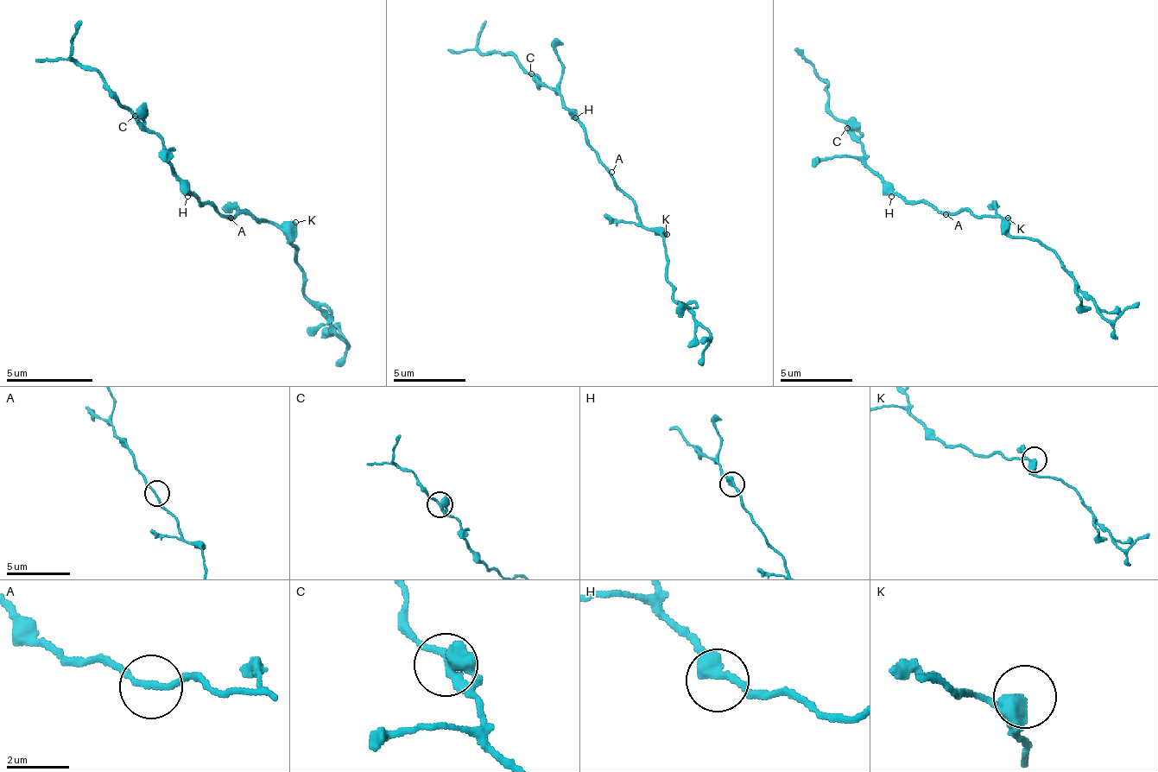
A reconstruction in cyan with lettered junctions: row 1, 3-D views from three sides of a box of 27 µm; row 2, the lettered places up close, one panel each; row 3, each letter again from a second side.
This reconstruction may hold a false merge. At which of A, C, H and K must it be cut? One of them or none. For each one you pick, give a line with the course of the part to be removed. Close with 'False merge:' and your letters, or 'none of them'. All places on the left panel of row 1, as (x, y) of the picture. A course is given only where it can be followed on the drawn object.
False merge: none of them

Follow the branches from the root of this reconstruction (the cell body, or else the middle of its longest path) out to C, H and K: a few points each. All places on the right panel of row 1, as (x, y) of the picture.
C: (946, 211), (902, 199), (866, 163), (862, 145), (848, 127)
H: (946, 211), (891, 196)
K: (946, 211), (950, 214), (968, 211), (975, 218), (1008, 218)

